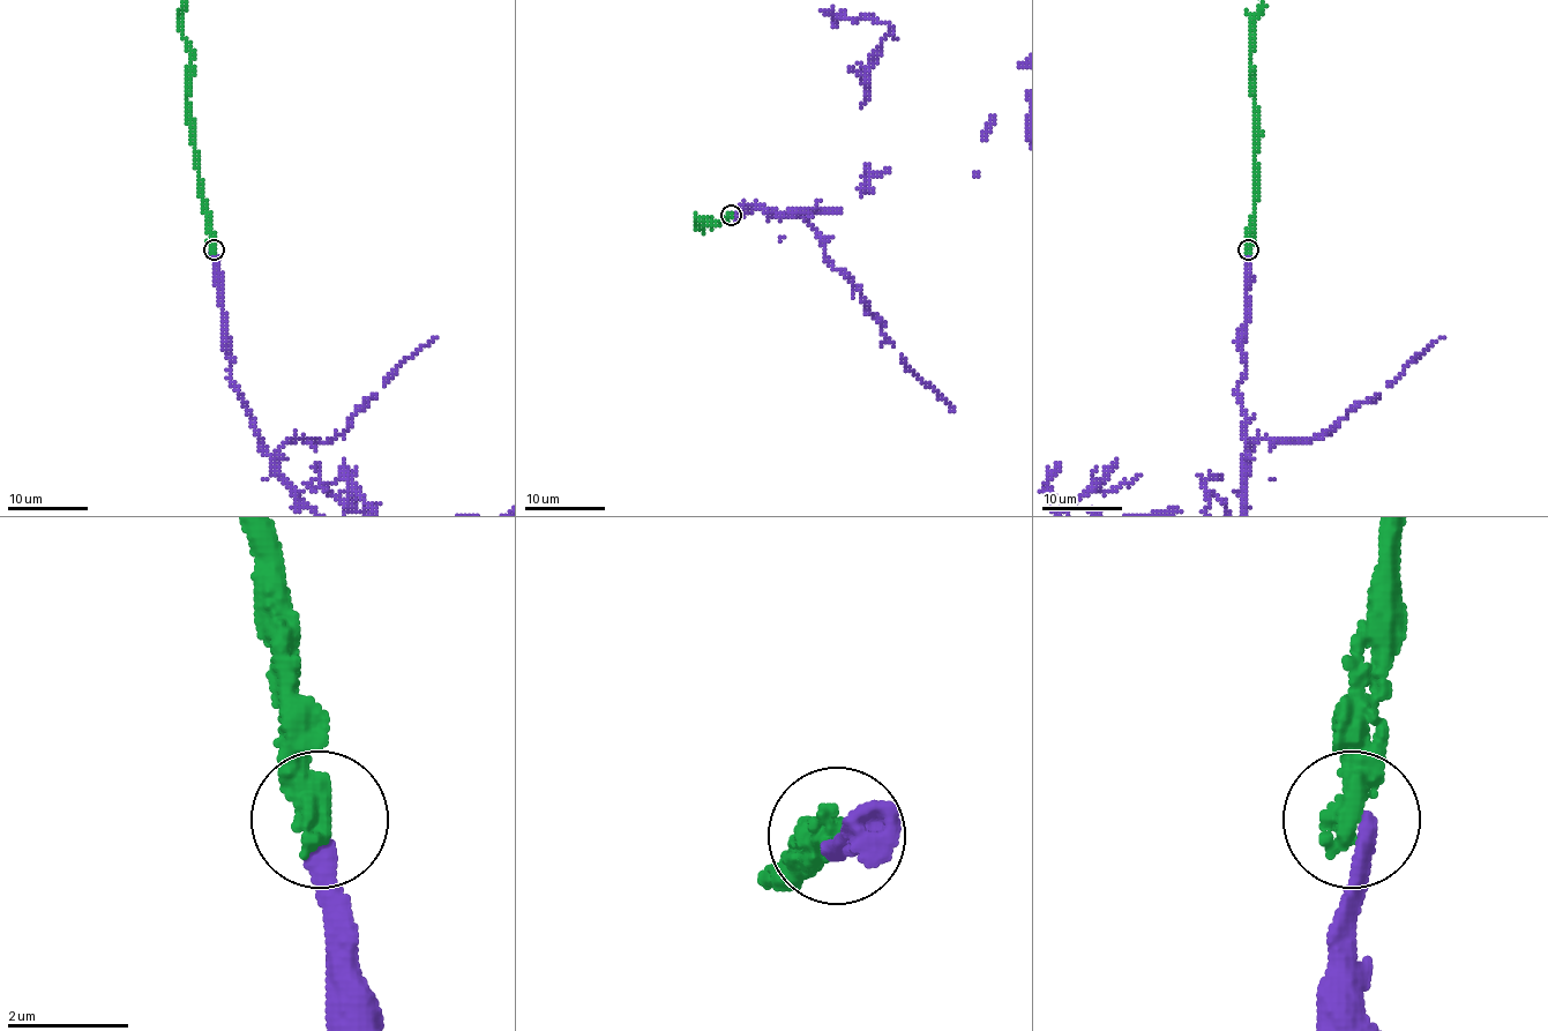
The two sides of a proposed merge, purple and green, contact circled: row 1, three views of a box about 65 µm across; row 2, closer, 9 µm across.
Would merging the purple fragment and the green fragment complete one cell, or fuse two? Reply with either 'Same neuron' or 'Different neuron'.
Same neuron

